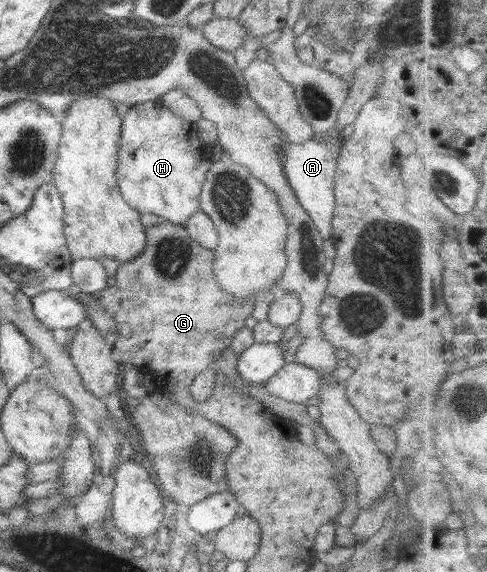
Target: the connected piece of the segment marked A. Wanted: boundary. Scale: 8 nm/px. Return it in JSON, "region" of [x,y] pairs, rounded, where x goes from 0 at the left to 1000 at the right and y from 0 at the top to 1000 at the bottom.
{"region":[[[643,243],[602,252],[587,245],[587,253],[577,267],[587,315],[600,327],[600,336],[608,339],[616,360],[624,364],[657,406],[665,425],[676,425],[682,414],[682,383],[688,369],[684,306],[690,299],[692,274],[700,266],[700,252],[702,247],[665,253],[665,250]]]}

